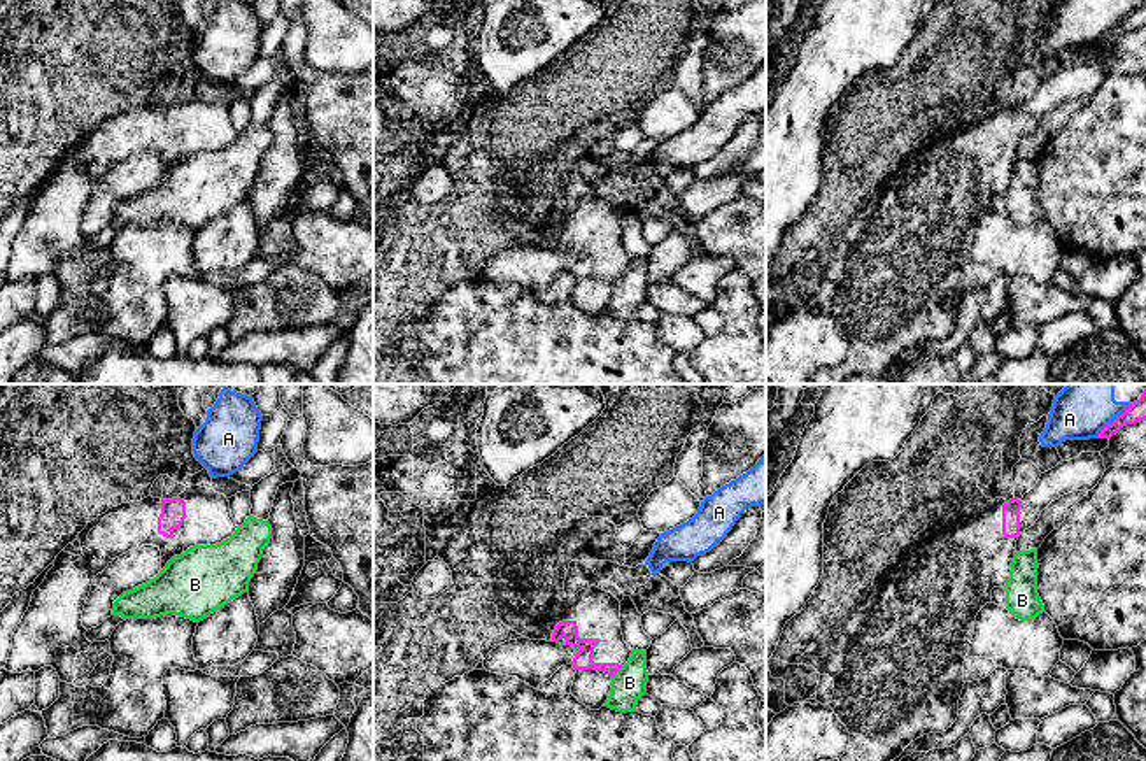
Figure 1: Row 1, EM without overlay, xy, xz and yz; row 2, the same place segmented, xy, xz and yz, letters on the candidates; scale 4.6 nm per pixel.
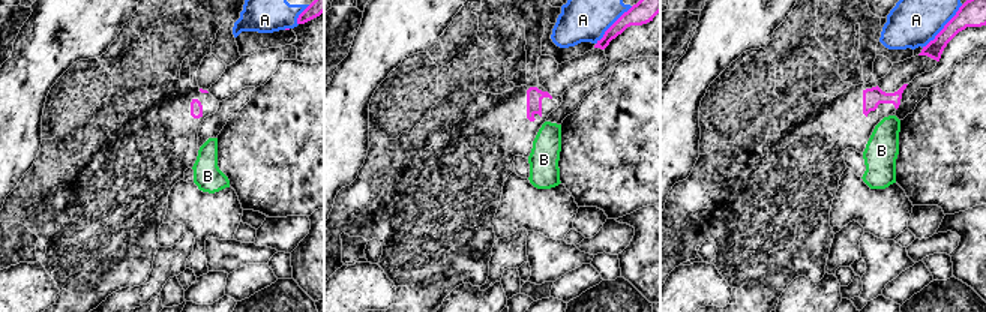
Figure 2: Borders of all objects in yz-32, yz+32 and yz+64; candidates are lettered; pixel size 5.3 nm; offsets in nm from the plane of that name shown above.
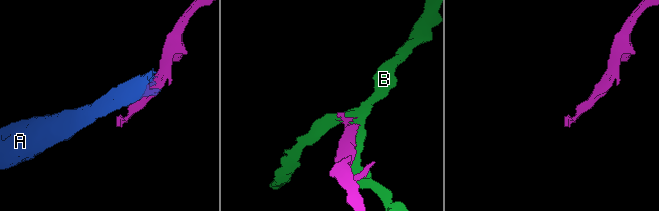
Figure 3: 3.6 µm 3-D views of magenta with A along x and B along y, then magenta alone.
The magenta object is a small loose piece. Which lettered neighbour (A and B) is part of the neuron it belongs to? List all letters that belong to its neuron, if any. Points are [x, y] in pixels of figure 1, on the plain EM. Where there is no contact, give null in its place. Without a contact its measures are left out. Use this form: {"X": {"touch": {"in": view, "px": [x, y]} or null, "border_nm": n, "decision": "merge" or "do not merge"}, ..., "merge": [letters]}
{"A": {"touch": {"in": "yz", "px": [1117, 25]}, "border_nm": 220, "decision": "do not merge"}, "B": {"touch": {"in": "xz", "px": [617, 277]}, "border_nm": 80, "decision": "do not merge"}, "merge": []}

